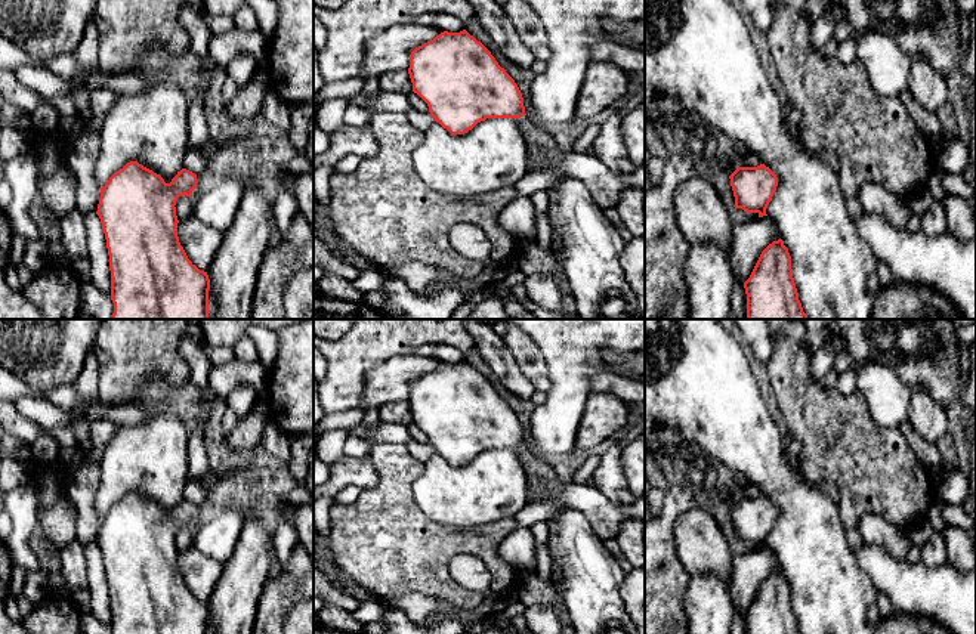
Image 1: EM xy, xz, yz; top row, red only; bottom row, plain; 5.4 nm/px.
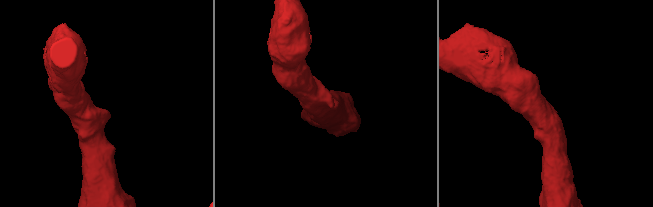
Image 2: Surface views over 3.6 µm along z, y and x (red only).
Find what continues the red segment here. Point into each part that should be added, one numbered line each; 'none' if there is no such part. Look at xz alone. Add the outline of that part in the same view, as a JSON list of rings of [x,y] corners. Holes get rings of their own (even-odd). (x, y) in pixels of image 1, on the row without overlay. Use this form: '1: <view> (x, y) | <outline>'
1: xz (539, 472) | [[[529,446],[521,448],[521,463],[528,483],[537,485],[544,492],[543,501],[555,500],[562,494],[566,483],[558,477],[552,464],[538,458]]]

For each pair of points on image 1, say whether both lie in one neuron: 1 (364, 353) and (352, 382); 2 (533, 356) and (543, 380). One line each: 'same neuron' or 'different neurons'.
1: same neuron
2: same neuron

